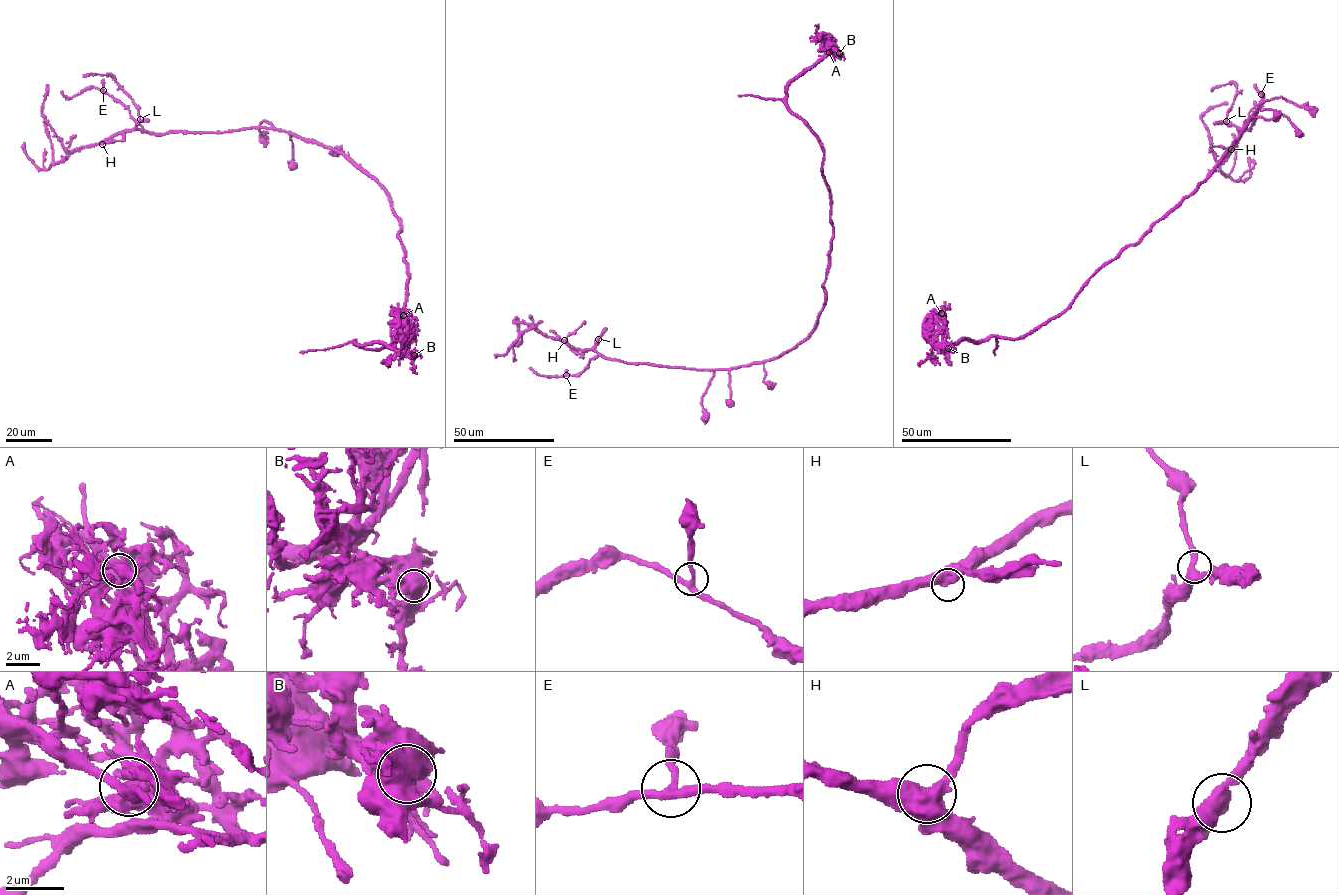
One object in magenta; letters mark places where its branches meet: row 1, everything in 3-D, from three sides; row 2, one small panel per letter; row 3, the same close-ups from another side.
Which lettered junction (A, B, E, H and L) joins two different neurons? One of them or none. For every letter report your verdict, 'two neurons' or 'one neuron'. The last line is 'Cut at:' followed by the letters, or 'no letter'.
A: one neuron
B: one neuron
E: one neuron
H: one neuron
L: one neuron
Cut at: no letter

